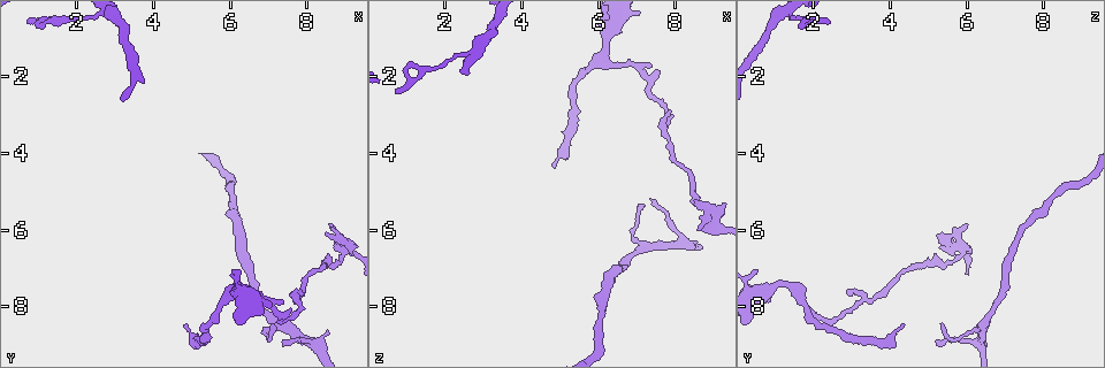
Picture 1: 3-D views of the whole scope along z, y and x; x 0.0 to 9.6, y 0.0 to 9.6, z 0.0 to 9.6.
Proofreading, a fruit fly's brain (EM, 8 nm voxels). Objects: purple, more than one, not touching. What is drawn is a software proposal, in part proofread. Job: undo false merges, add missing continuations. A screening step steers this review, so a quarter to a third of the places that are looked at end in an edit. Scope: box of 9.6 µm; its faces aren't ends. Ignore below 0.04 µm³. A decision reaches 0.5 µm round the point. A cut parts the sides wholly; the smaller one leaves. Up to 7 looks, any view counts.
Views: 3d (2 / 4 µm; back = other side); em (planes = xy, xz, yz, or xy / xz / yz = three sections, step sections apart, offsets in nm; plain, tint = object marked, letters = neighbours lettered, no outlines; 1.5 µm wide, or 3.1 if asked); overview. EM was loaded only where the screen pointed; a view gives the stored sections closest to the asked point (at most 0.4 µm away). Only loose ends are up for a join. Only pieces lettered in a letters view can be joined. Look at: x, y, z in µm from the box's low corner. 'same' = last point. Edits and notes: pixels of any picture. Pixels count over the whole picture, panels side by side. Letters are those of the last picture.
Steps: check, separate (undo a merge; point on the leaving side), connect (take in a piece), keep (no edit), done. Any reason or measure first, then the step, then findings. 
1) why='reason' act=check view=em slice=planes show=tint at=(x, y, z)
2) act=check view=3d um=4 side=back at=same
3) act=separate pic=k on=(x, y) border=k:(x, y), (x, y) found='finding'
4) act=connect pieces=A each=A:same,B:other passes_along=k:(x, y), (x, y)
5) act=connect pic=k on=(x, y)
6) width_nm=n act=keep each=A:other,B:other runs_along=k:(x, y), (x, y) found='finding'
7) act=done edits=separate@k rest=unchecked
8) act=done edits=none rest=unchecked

why='free end' act=check view=em slice=planes show=letters at=(0.90, 0.65, 1.75)

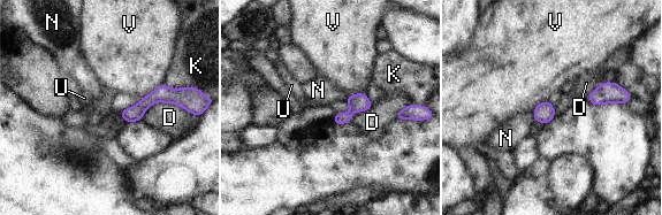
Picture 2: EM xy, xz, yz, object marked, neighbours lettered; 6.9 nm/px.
width_nm=80 act=keep each=D:other,K:other,N:other,U:other,V:other found='none of them fits'

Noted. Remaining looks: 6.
why='long arm stops here' act=check view=em slice=planes show=letters at=(4.85, 8.40, 4.30)

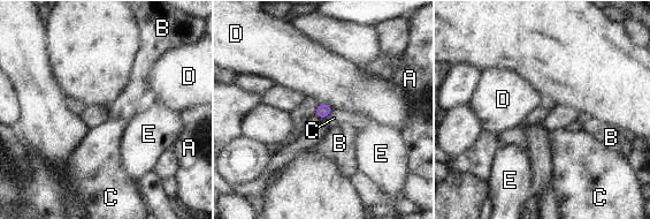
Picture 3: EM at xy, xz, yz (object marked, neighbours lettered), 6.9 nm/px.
act=keep each=A:other,B:other,C:other,D:other,E:other border=3:(319, 104), (327, 104), (331, 110) found='no lettered piece goes on from it'

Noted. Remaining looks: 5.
why='thin end' act=check view=em slice=planes show=letters at=(7.35, 8.95, 5.20)

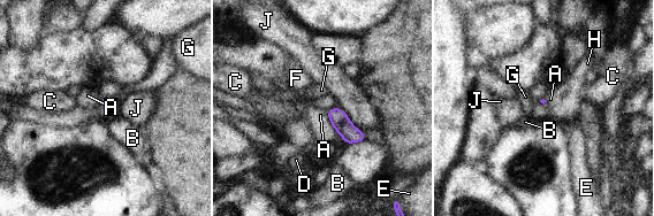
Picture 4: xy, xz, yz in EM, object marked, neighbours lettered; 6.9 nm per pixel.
longest_contact=J:260nm act=keep each=A:other,B:other,C:other,D:other,E:other,F:other,G:other,H:other,J:other border=4:(326, 112), (329, 120) found='no lettered piece goes on from it'

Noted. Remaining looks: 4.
act=done edits=none rest=unchecked

